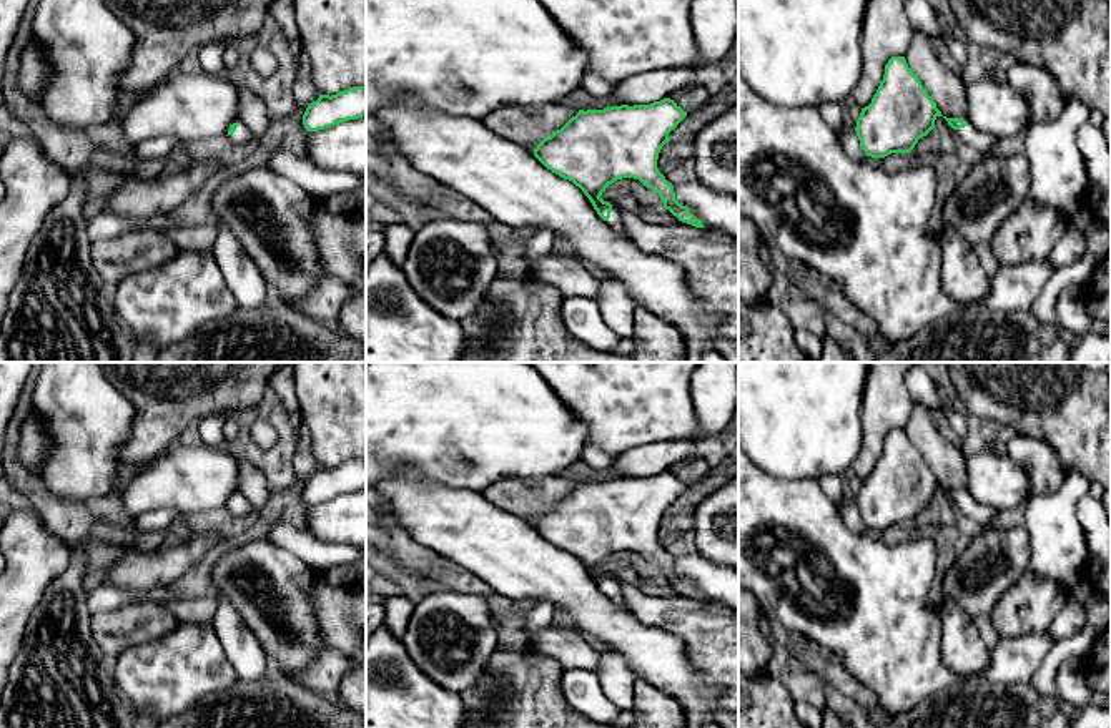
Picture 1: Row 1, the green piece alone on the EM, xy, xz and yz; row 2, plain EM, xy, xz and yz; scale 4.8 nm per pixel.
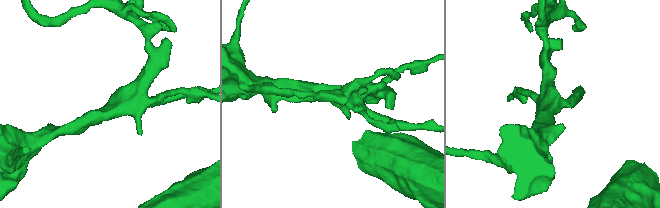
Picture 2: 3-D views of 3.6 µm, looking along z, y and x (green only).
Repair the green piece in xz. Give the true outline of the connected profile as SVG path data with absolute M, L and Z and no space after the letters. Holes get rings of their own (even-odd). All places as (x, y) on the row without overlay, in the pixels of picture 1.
M670 470L650 477L579 482L537 517L534 529L547 542L579 558L619 608L629 610L619 585L600 568L622 550L639 552L657 563L664 580L679 593L705 600L675 572L674 558L657 540L659 525L670 514L669 505L685 489L687 484Z

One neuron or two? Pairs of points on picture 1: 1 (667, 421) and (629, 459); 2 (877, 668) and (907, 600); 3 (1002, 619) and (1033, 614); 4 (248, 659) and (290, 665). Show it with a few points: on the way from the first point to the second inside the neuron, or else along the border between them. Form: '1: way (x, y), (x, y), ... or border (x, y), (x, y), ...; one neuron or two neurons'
1: border (681, 437), (639, 444), (616, 457); two neurons
2: way (887, 652), (887, 620), (890, 617); one neuron
3: way (1010, 617), (1025, 614); one neuron
4: border (250, 629), (271, 665); two neurons

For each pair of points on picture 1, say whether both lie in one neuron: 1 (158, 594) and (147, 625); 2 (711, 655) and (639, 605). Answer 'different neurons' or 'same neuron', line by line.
1: different neurons
2: same neuron

